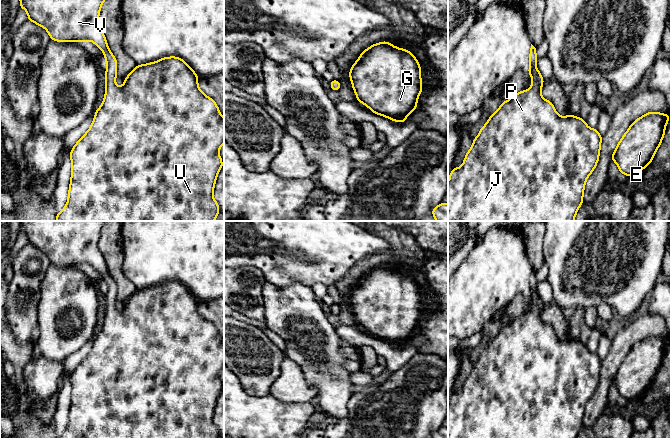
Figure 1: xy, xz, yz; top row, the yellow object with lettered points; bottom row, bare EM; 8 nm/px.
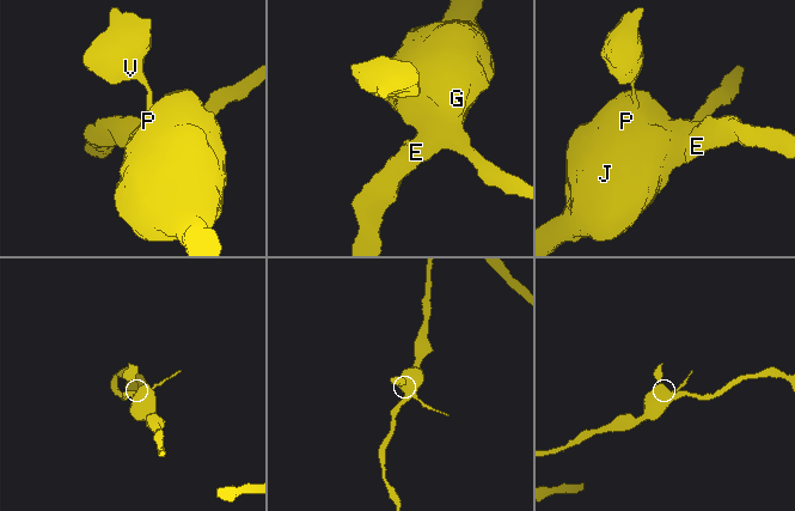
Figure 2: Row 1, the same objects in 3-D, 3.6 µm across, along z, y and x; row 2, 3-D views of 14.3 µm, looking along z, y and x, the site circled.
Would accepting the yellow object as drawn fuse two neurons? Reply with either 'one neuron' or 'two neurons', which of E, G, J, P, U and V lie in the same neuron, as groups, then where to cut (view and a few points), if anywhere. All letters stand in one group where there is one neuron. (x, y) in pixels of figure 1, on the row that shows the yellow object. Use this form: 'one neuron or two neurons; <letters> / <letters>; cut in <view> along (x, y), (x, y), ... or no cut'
one neuron; E G J P U V; no cut

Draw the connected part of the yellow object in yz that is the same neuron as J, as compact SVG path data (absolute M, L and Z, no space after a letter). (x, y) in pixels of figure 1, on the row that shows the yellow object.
M531 44L528 69L528 73L532 77L531 87L527 91L522 90L516 93L501 104L480 129L478 136L473 139L472 147L466 153L462 166L452 169L448 183L448 221L574 221L578 209L583 203L586 180L594 171L599 160L602 136L596 128L589 128L585 120L580 117L559 116L552 102L542 97L541 88L544 79L536 67L537 59L536 48Z

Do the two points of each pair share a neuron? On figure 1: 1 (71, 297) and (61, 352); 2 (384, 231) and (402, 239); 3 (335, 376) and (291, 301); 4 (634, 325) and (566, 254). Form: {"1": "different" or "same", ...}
{"1": "same", "2": "same", "3": "same", "4": "different"}

